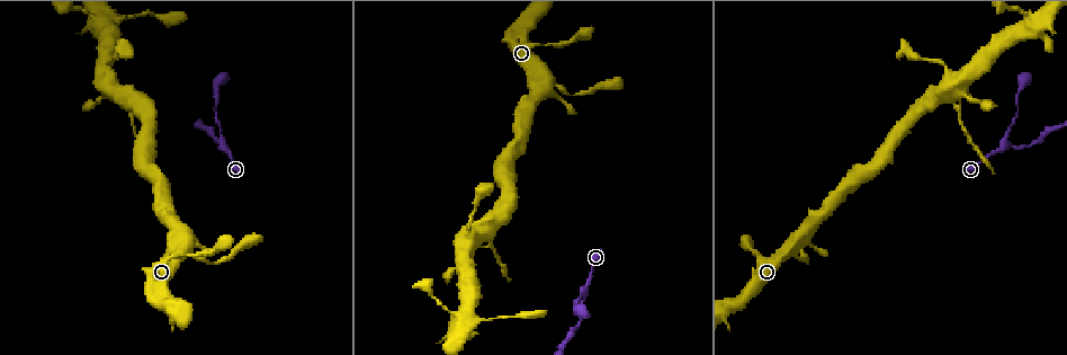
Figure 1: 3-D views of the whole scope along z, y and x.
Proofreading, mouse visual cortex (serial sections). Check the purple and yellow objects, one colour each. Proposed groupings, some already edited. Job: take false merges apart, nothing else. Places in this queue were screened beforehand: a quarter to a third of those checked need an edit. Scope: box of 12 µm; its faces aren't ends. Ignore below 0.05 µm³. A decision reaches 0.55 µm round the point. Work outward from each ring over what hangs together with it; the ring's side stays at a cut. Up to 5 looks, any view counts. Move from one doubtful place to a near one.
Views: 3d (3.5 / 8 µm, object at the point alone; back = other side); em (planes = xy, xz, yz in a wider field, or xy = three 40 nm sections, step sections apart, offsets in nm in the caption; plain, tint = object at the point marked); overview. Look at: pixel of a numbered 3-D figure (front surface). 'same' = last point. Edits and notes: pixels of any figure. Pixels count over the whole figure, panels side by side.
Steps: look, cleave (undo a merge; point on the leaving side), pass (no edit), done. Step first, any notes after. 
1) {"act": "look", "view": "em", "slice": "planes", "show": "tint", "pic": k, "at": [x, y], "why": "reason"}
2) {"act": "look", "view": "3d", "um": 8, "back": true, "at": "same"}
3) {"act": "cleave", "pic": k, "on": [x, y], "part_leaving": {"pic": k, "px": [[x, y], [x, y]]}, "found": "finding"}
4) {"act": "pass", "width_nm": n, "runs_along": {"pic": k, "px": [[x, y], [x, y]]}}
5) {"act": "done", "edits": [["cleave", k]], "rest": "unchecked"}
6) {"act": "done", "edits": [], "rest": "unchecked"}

{"act": "look", "view": "3d", "um": 3.5, "pic": 1, "at": [1005, 145], "why": "calibre changes"}

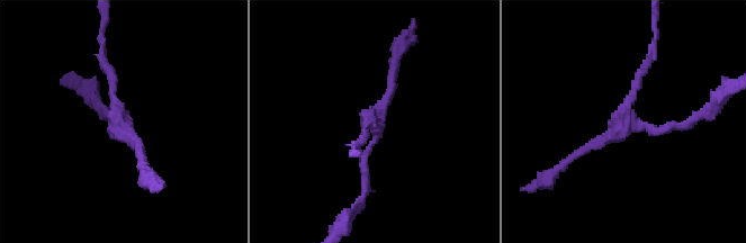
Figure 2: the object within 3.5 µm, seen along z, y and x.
{"act": "look", "view": "em", "slice": "xy", "step": 5, "show": "tint", "pic": 2, "at": [624, 127], "why": "now the EM"}

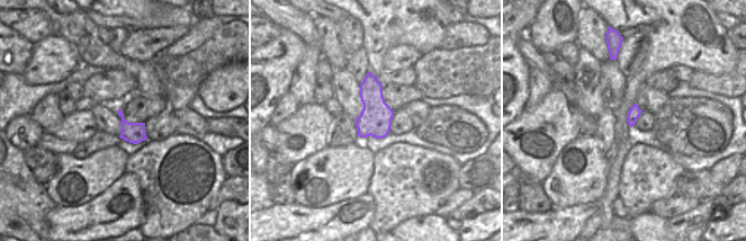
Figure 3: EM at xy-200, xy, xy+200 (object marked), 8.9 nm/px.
{"act": "pass", "runs_along": {"pic": 2, "px": [[566, 163], [625, 126], [647, 60]]}, "found": "one cell here"}

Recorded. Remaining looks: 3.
{"act": "look", "view": "3d", "um": 3.5, "pic": 1, "at": [190, 252]}

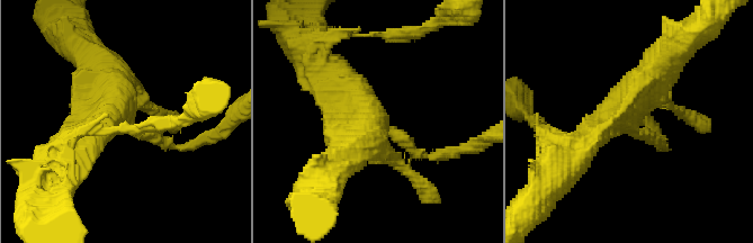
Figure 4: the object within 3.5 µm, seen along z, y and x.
{"act": "look", "view": "em", "slice": "xy", "step": 3, "show": "tint", "pic": 4, "at": [130, 124], "why": "shape alone is not enough"}

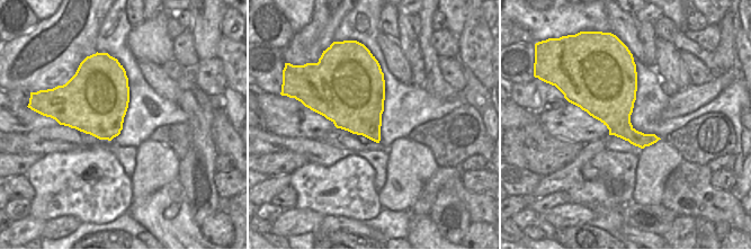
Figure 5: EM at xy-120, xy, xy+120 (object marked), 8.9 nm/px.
{"act": "pass", "runs_along": {"pic": 4, "px": [[594, 133], [690, 36]]}, "found": "one cell here"}

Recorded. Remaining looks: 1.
{"act": "done", "edits": [], "rest": "unchecked"}

